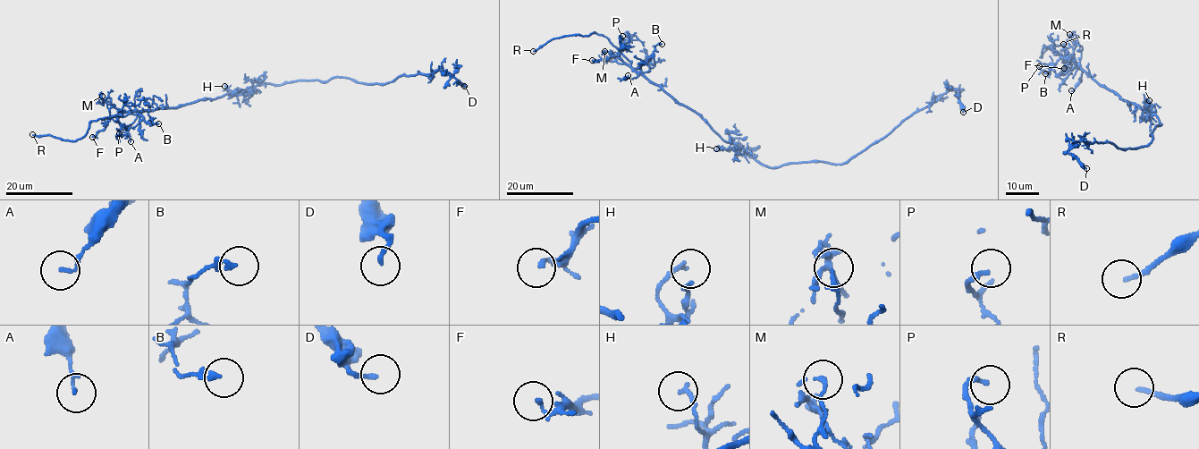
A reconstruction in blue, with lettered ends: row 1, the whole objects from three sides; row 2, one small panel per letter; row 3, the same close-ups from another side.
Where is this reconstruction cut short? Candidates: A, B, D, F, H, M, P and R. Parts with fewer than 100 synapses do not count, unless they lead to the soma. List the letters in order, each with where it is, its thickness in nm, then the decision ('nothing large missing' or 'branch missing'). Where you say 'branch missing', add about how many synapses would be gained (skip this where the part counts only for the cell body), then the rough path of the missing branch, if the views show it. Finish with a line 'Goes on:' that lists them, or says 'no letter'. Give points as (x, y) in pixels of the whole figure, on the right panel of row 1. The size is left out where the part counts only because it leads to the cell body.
A: at (1071, 90); 110 nm thick; nothing large missing
B: at (1045, 73); 200 nm thick; nothing large missing
D: at (1086, 168); 150 nm thick; nothing large missing
F: at (1064, 68); 150 nm thick; nothing large missing
H: at (1149, 100); 140 nm thick; nothing large missing
M: at (1069, 34); 120 nm thick; nothing large missing
P: at (1039, 66); 160 nm thick; nothing large missing
R: at (1063, 44); 140 nm thick; branch missing; missing branch runs (1063, 44), (1085, 34), (1089, 37), (1089, 44), (1093, 43)
Goes on: R

